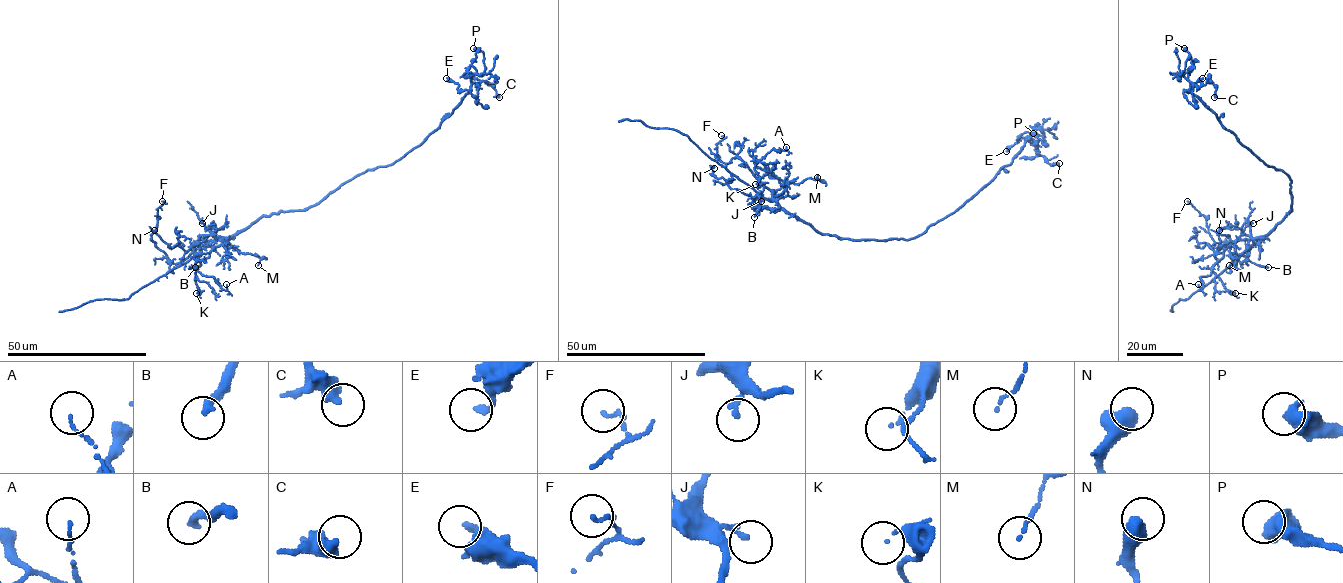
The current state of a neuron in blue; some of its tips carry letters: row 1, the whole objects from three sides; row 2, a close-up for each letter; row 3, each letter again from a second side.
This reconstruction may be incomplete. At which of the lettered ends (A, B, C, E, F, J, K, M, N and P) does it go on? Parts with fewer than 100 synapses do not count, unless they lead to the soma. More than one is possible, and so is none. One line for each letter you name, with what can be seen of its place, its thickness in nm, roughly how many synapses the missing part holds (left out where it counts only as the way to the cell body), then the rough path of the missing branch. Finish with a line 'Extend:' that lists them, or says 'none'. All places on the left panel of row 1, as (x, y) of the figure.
Extend: none

